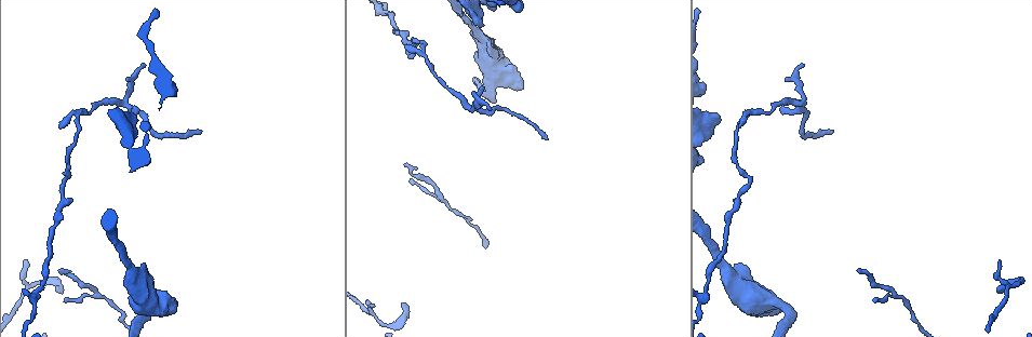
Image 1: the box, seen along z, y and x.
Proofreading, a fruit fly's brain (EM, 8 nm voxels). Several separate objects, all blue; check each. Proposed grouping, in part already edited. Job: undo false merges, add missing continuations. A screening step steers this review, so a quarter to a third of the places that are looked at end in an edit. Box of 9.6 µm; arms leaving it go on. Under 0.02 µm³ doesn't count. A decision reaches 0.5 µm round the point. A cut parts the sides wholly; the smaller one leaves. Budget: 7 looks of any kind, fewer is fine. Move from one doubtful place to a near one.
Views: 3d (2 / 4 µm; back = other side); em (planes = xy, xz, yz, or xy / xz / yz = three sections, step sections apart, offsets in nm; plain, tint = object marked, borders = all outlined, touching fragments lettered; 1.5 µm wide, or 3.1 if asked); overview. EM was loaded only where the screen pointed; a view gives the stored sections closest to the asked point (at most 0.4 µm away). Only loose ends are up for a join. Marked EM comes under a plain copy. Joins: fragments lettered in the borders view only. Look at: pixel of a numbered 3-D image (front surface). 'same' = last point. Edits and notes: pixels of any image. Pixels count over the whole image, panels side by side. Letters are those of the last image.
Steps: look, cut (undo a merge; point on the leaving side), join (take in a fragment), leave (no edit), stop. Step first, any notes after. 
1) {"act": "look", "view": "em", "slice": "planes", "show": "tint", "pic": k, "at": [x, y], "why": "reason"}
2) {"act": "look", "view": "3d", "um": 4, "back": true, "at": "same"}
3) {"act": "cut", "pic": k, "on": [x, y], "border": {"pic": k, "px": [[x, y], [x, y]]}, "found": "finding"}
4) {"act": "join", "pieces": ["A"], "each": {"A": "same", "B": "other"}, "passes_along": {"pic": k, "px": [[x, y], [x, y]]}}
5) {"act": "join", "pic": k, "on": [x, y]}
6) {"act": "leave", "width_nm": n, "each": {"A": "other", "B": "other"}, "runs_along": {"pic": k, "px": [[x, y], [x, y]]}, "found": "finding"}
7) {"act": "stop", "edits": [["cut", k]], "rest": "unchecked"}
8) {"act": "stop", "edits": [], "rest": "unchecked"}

{"act": "look", "view": "3d", "um": 2, "pic": 1, "at": [371, 304], "why": "an open end"}

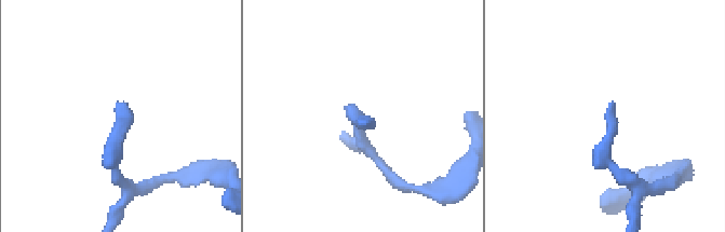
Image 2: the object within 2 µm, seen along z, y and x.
{"act": "look", "view": "em", "slice": "planes", "show": "tint", "pic": 2, "at": [368, 123]}

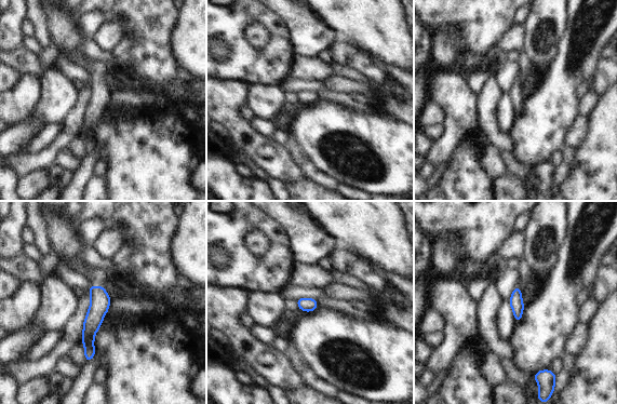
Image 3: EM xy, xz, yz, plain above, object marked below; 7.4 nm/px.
{"act": "look", "view": "em", "slice": "planes", "show": "borders", "at": "same", "why": "what lies round it"}

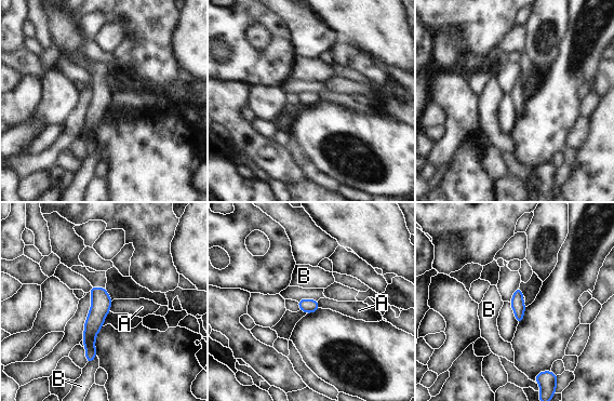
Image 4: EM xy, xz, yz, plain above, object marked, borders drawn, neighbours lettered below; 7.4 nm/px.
{"act": "leave", "longest_contact_nm": ["B", 100], "each": {"A": "other", "B": "other"}, "border": {"pic": 4, "px": [[112, 301], [109, 310]]}, "found": "no lettered fragment goes on from it"}

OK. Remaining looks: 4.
{"act": "look", "view": "em", "slice": "planes", "show": "borders", "pic": 1, "at": [783, 112], "why": "an open end"}

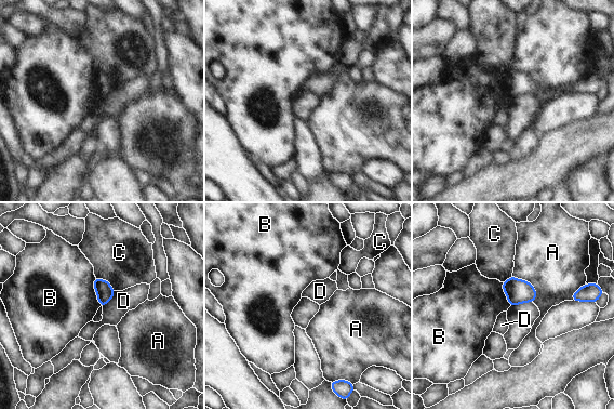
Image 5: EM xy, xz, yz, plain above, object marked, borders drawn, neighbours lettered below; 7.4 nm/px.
{"act": "leave", "each": {"A": "other", "B": "other", "C": "other", "D": "other"}, "border": {"pic": 5, "px": [[512, 275], [534, 288], [533, 302]]}, "found": "none of them fits"}

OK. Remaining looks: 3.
{"act": "look", "view": "em", "slice": "planes", "show": "borders", "pic": 1, "at": [522, 87], "why": "thick end"}

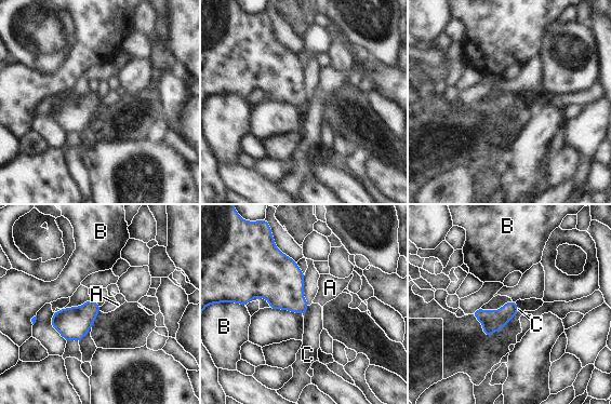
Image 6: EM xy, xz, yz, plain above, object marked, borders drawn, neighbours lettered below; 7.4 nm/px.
{"act": "leave", "each": {"A": "other", "B": "other", "C": "other"}, "found": "none of them fits"}

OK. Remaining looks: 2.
{"act": "stop", "edits": [], "rest": "unchecked"}

